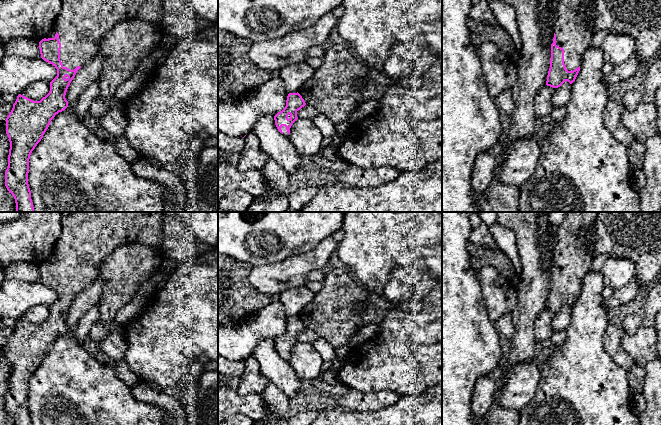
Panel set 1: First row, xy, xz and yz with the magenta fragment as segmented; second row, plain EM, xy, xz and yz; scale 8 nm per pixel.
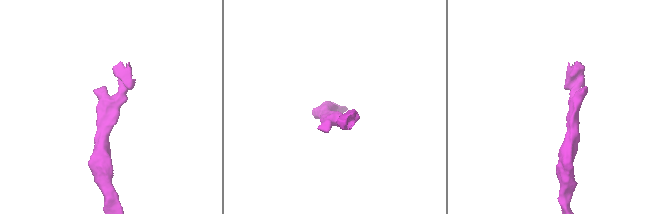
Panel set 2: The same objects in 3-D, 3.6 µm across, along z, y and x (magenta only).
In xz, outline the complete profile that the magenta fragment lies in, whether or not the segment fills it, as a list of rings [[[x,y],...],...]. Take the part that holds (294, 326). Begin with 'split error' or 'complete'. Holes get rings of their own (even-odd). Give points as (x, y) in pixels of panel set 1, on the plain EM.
split error | [[[289,317],[285,332],[274,340],[278,355],[288,361],[292,348],[298,343],[297,335],[306,329],[302,320],[297,317]]]

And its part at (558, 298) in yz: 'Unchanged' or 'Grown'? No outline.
Grown

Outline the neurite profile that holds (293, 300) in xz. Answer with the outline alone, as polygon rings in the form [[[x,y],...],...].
[[[302,285],[281,292],[278,301],[283,305],[288,317],[297,317],[303,308],[313,300],[315,294],[305,285]]]

